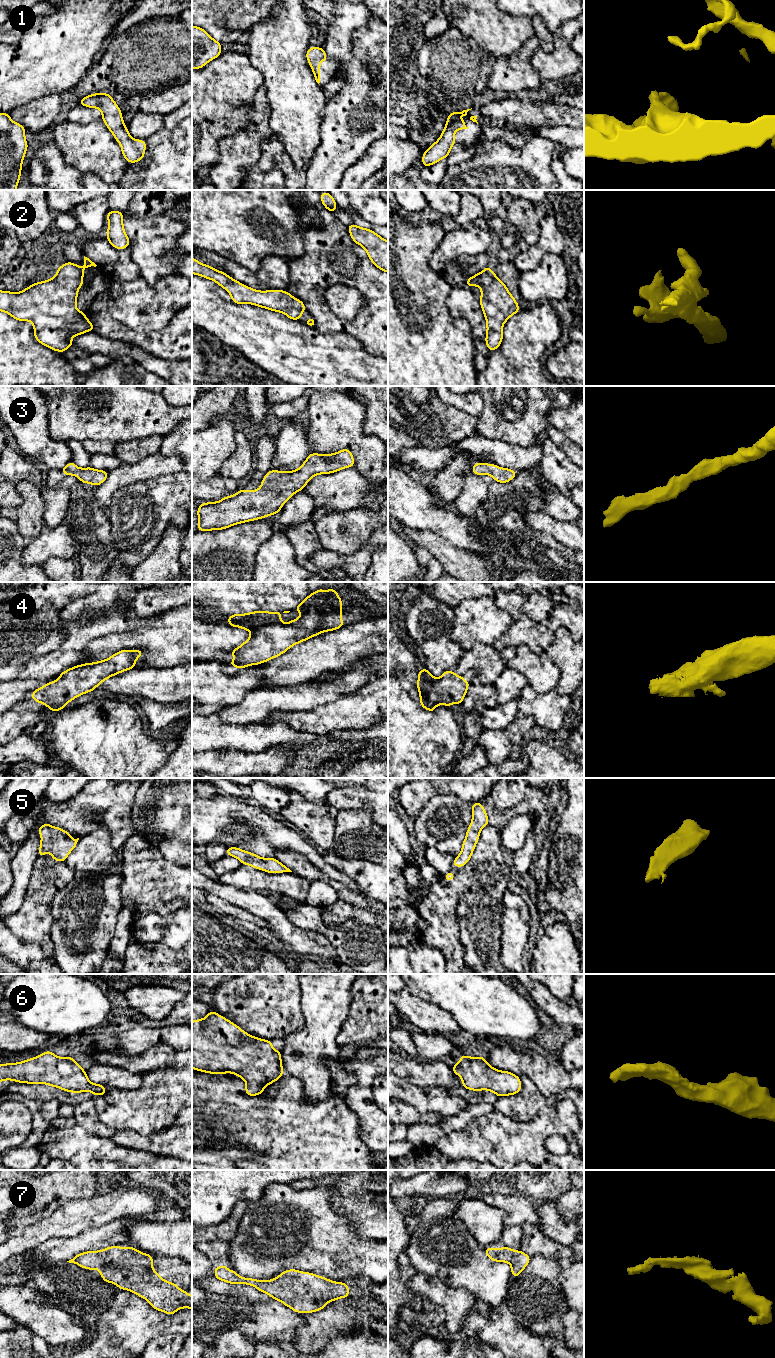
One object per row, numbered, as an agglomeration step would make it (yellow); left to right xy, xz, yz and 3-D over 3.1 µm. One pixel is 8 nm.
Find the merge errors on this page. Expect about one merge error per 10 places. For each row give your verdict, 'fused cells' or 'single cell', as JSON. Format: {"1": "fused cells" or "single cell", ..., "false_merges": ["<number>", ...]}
{"1": "single cell", "2": "single cell", "3": "single cell", "4": "single cell", "5": "single cell", "6": "single cell", "7": "single cell", "false_merges": []}

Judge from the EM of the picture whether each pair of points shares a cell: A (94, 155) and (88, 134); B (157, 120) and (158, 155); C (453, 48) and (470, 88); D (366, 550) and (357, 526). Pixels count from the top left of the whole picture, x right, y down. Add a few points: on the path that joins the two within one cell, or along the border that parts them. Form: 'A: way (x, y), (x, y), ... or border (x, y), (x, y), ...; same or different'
A: way (94, 150), (88, 144), (88, 139); same
B: border (163, 125), (144, 140); different
C: way (453, 58), (453, 61), (470, 78); same
D: border (377, 528), (355, 552), (343, 554); different

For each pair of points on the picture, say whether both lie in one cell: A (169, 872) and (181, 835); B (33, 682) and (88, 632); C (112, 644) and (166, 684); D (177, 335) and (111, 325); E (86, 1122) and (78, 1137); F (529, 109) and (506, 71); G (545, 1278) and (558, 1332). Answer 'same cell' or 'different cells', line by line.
A: different cells
B: same cell
C: different cells
D: same cell
E: different cells
F: different cells
G: same cell

